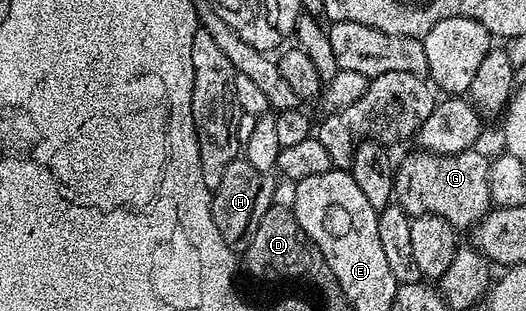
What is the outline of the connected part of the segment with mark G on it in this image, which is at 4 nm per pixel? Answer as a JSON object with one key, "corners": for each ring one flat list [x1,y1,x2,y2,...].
{"corners":[[473,147,461,153,426,153,415,151,409,157,399,158,396,170,396,188,394,190,395,204,401,205,411,218,421,217,429,213,446,219,458,231,471,230,493,208,490,195,490,179,488,178,487,156,479,153,479,148]]}

